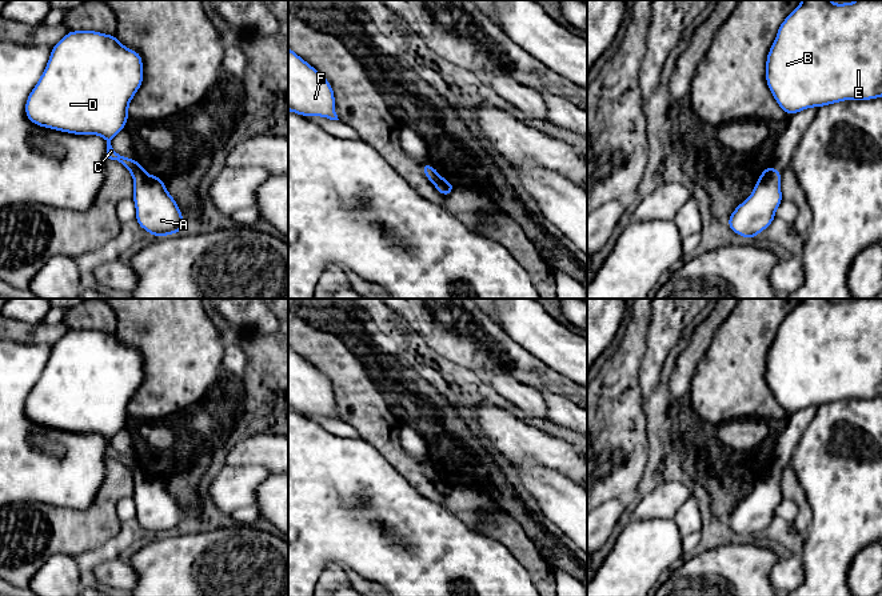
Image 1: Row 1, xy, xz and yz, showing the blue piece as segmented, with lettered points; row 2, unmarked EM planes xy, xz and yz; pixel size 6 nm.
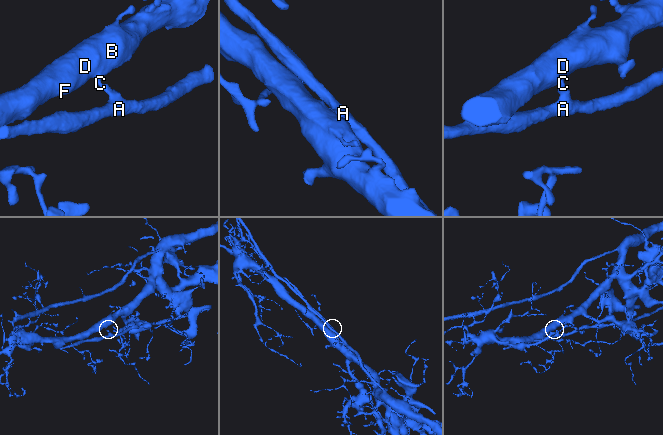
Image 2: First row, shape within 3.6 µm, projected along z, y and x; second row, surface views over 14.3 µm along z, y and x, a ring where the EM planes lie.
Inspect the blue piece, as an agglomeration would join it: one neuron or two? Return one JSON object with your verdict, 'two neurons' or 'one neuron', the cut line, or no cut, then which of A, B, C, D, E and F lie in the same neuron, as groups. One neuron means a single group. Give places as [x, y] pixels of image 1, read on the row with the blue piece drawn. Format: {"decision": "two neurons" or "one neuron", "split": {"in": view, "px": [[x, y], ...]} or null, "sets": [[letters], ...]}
{"decision": "two neurons", "split": {"in": "xy", "px": [[143, 168], [134, 178]]}, "sets": [["A"], ["B", "C", "D", "E", "F"]]}

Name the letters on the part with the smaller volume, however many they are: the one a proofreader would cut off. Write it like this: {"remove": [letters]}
{"remove": ["A"]}

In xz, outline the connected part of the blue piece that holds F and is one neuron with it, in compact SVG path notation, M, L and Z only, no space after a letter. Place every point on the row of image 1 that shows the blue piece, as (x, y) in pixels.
M288 47L288 111L339 120L330 81Z

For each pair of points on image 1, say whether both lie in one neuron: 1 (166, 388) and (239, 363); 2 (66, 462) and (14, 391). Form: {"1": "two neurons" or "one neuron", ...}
{"1": "two neurons", "2": "one neuron"}

